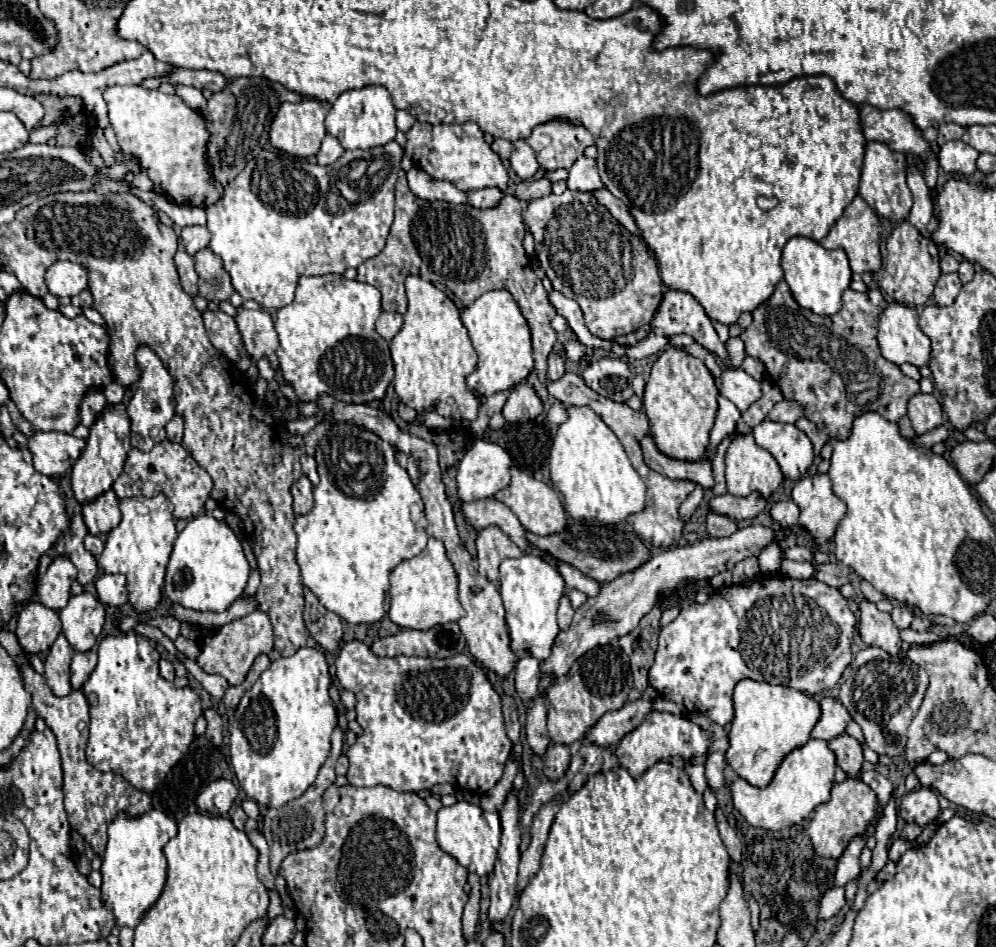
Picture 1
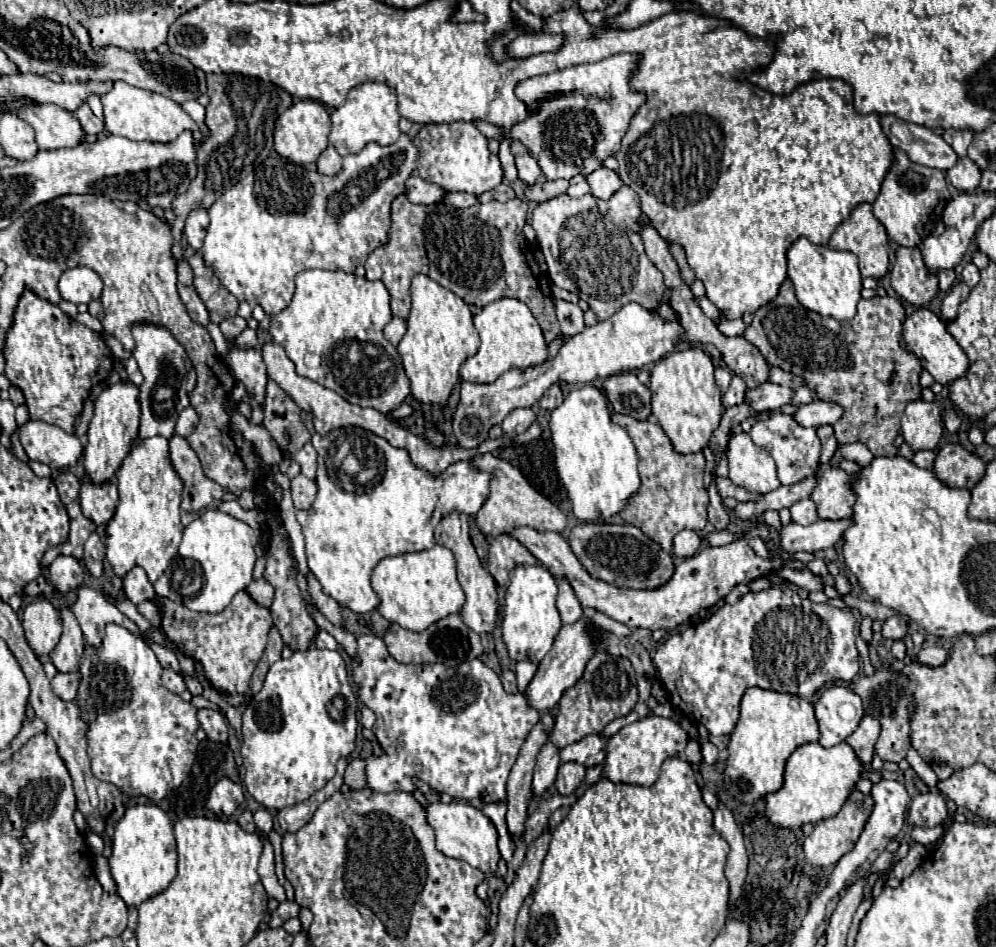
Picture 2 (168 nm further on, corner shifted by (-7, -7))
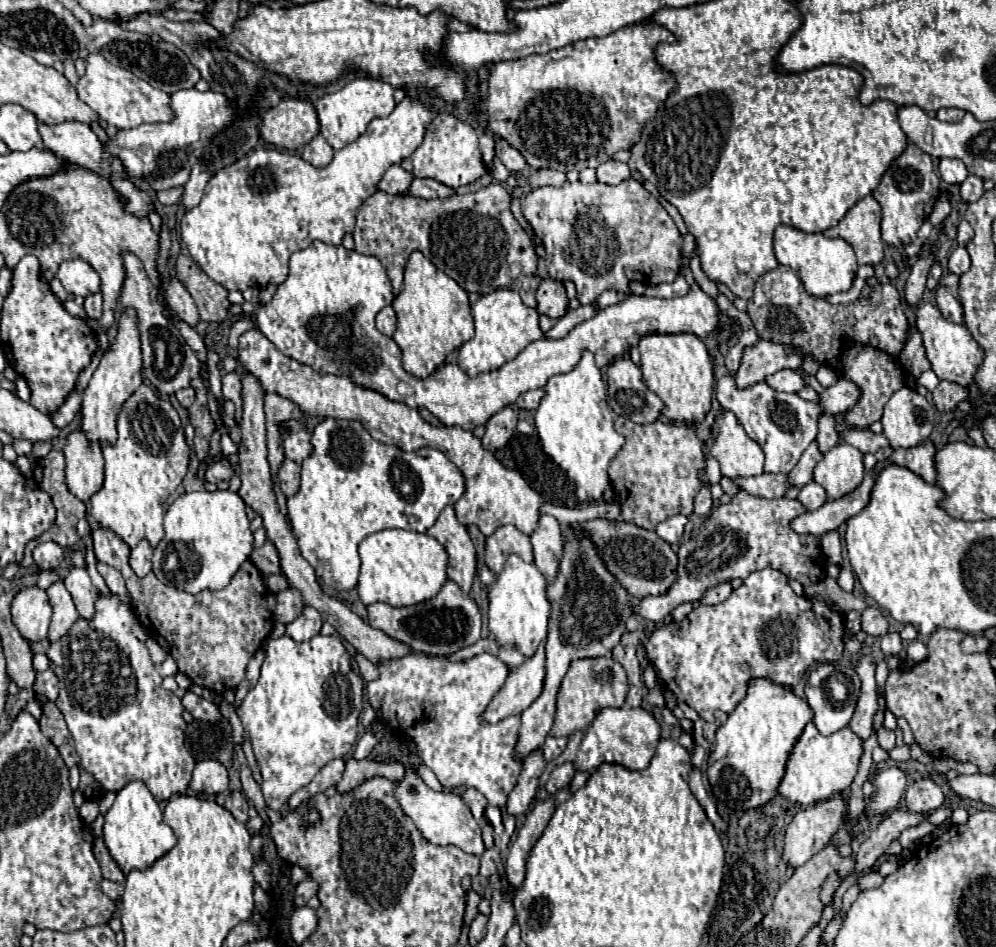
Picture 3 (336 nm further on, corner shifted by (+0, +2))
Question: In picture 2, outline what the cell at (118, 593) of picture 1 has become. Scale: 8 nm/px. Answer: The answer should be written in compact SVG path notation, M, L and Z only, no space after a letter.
M133 567L125 577L123 577L123 589L125 595L131 603L141 603L141 601L151 601L155 597L153 585L147 579L147 573L143 571L143 567Z

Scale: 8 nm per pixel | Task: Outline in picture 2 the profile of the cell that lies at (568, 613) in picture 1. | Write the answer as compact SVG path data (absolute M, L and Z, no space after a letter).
M557 577L557 587L559 587L559 593L557 593L557 609L561 613L561 619L565 625L571 625L575 623L583 611L581 611L581 605L579 605L579 599L575 597L575 591L571 587L571 583L563 577Z

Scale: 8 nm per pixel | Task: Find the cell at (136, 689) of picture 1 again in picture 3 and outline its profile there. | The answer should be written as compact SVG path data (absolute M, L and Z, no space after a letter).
M118 596L98 598L94 620L80 618L60 642L50 644L46 654L50 658L50 668L56 670L56 676L60 678L60 696L56 706L64 714L76 752L82 760L82 768L90 772L108 792L116 792L132 780L142 780L156 802L164 802L174 794L186 792L194 760L184 746L184 706L176 694L162 688L162 676L150 660L146 644L130 632L134 620L134 614L118 600Z

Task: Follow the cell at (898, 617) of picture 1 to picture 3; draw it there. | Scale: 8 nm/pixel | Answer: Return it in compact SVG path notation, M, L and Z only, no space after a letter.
M866 608L862 612L862 630L870 636L882 636L888 632L888 620L880 612L880 608Z

